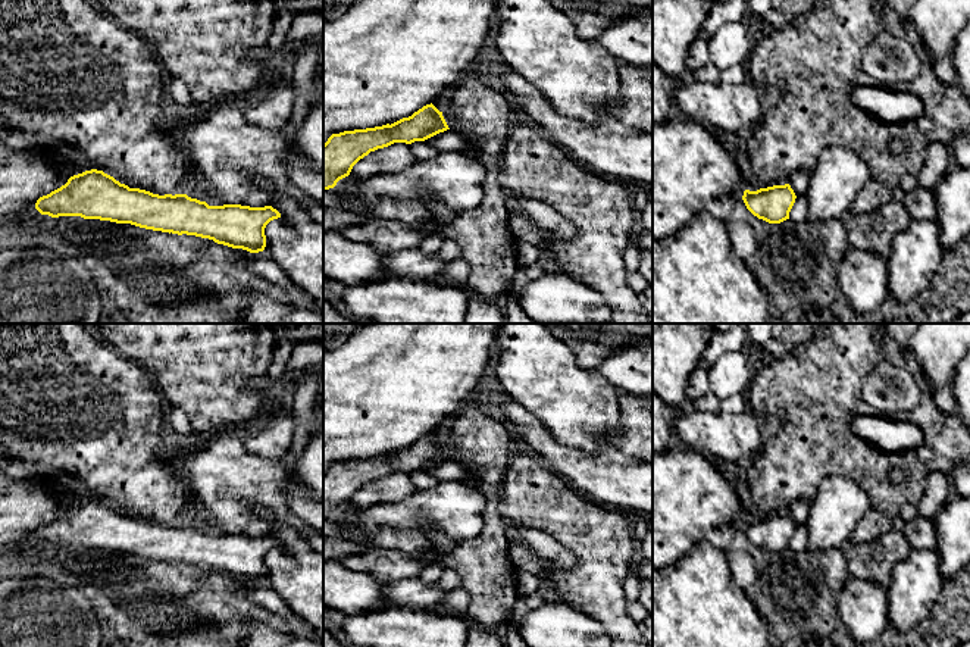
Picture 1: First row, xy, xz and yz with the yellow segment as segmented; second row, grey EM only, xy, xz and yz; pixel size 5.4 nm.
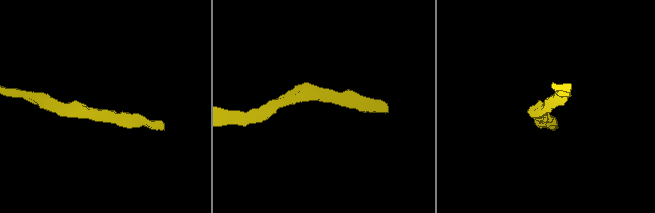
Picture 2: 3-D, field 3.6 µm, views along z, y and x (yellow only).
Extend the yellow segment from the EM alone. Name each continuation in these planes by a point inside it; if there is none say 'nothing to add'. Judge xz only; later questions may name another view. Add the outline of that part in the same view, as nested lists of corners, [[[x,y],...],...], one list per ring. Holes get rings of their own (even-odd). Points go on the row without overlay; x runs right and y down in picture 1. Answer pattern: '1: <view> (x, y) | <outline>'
nothing to add

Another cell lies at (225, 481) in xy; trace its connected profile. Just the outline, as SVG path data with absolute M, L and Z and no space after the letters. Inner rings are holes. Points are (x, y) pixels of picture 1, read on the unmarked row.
M222 431L204 447L168 451L168 466L185 479L191 507L204 518L213 518L225 534L272 535L276 525L284 525L281 518L288 512L288 494L295 491L291 485L297 484L290 463L250 453L241 440Z

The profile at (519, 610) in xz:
M519 598L517 603L513 606L510 618L509 618L509 625L514 628L516 631L520 629L522 621L529 612L529 607Z

